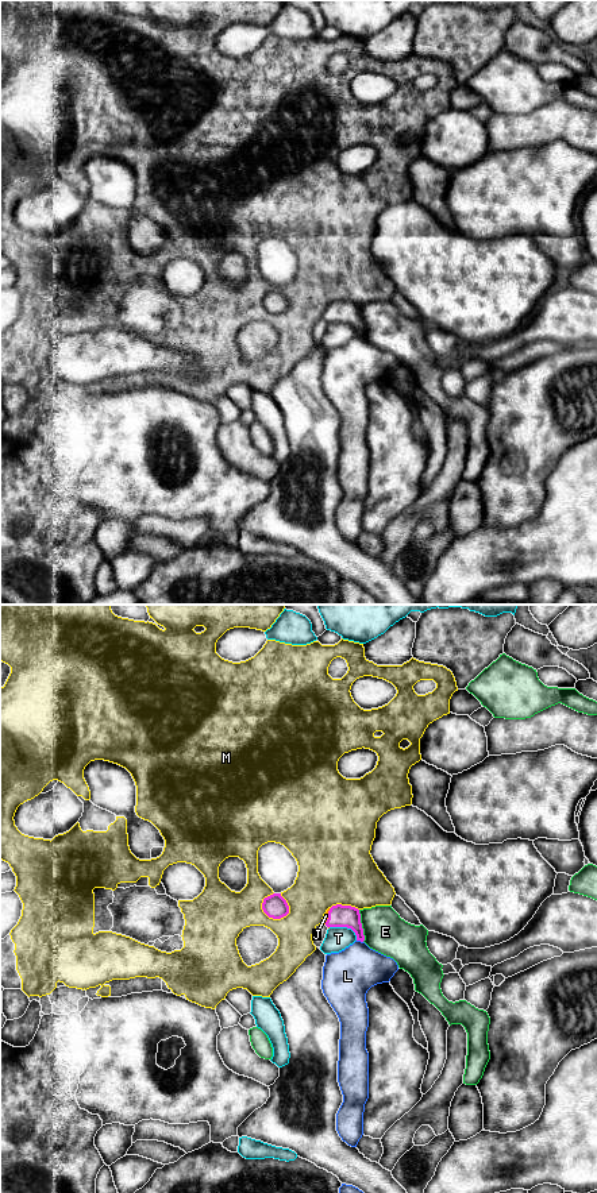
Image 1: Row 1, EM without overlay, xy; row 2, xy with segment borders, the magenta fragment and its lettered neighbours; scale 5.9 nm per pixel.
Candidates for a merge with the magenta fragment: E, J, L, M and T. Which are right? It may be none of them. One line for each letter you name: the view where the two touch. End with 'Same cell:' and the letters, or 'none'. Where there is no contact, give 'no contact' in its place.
J: xy
Same cell: J

